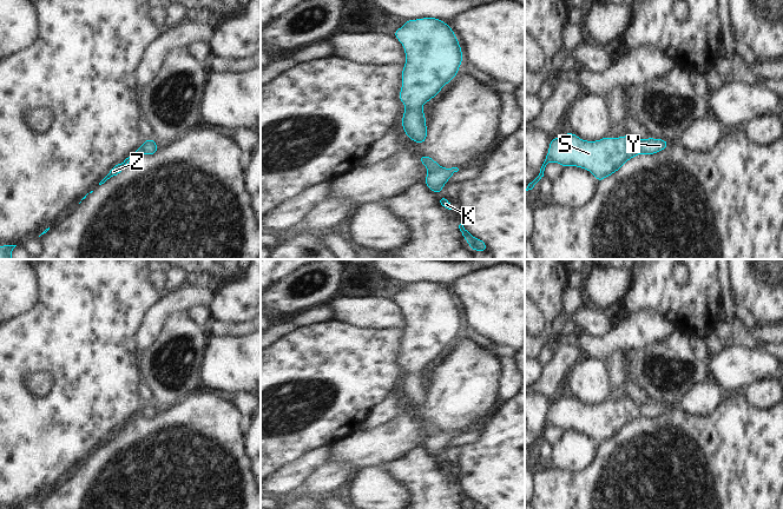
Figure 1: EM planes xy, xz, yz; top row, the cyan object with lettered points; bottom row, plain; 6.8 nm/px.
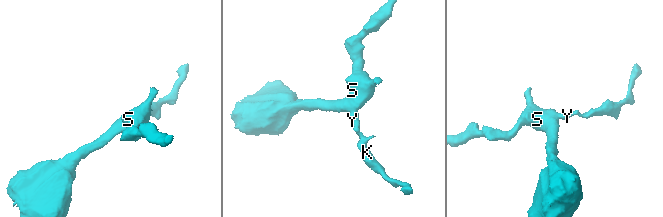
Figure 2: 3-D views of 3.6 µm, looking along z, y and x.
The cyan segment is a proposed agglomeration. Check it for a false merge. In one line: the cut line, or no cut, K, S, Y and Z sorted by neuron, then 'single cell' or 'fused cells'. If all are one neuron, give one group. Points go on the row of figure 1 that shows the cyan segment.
no cut | K S Y Z | single cell

